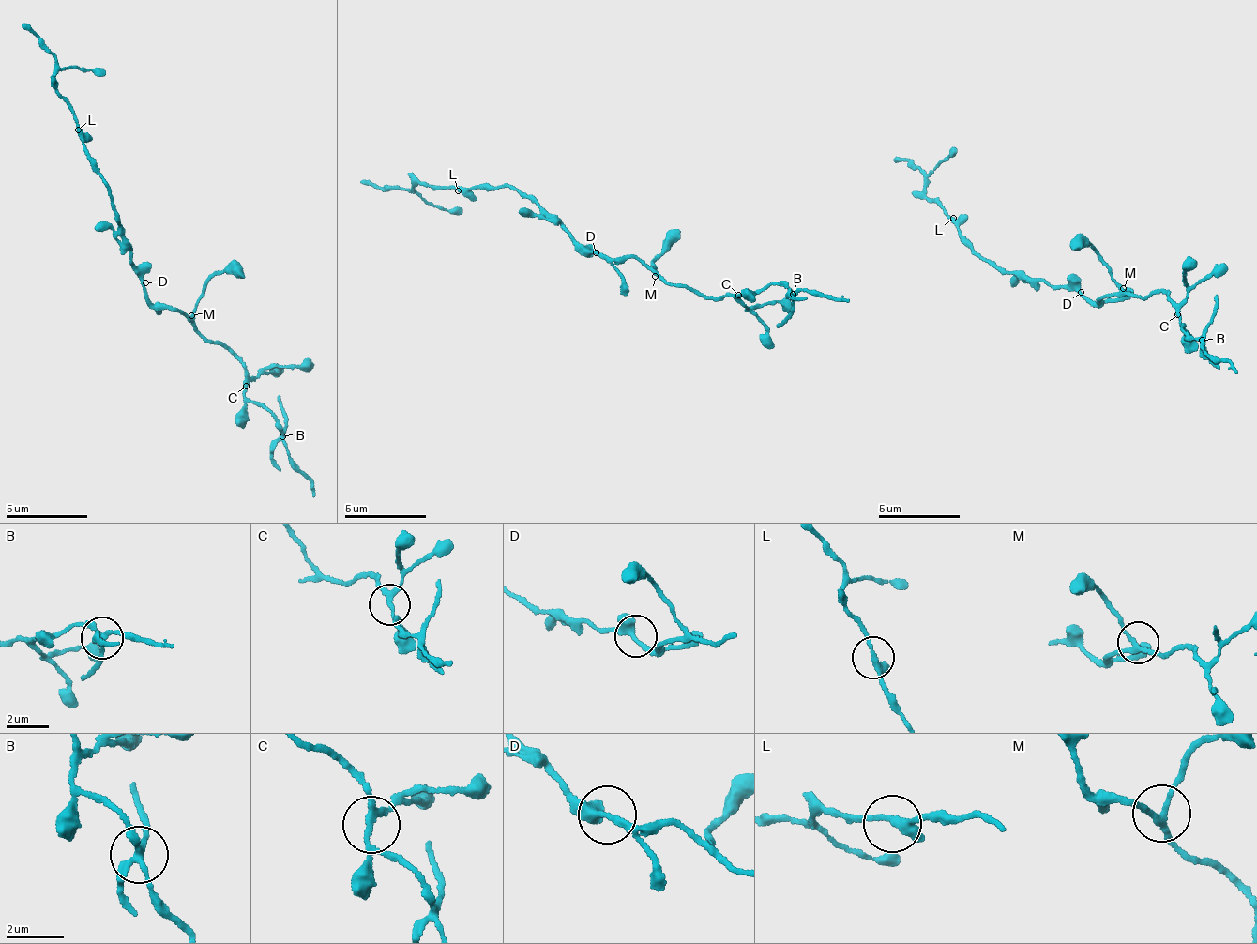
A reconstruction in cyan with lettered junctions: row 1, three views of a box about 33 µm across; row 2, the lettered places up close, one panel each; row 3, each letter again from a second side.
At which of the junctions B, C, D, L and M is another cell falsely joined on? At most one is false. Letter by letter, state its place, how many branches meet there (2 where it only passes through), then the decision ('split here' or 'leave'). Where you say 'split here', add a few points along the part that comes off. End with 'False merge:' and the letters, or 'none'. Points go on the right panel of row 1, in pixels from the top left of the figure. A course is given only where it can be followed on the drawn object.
B: at (1202, 340); 4 branches meet; split here; foreign part runs (1203, 342), (1213, 321), (1216, 293)
C: at (1177, 314); 4 branches meet; leave
D: at (1081, 292); 3 branches meet; leave
L: at (953, 218); 3 branches meet; leave
M: at (1123, 288); 3 branches meet; leave
False merge: B

